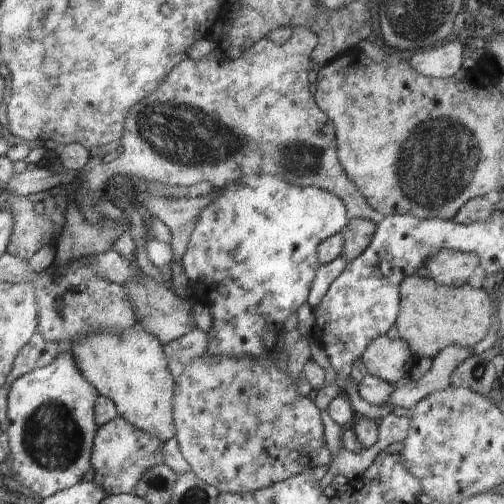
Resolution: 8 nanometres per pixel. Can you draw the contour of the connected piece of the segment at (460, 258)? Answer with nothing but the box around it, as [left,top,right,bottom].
[420,249,478,287]

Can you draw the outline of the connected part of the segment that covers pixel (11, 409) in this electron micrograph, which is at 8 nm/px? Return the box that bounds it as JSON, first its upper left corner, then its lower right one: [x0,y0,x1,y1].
[5,347,99,500]

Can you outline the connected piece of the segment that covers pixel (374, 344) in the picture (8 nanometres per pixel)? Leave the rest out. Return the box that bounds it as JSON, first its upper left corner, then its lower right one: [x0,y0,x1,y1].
[361,335,418,386]

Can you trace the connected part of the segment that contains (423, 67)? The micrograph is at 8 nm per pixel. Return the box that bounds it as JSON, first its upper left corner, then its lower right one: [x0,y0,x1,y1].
[409,38,464,79]

